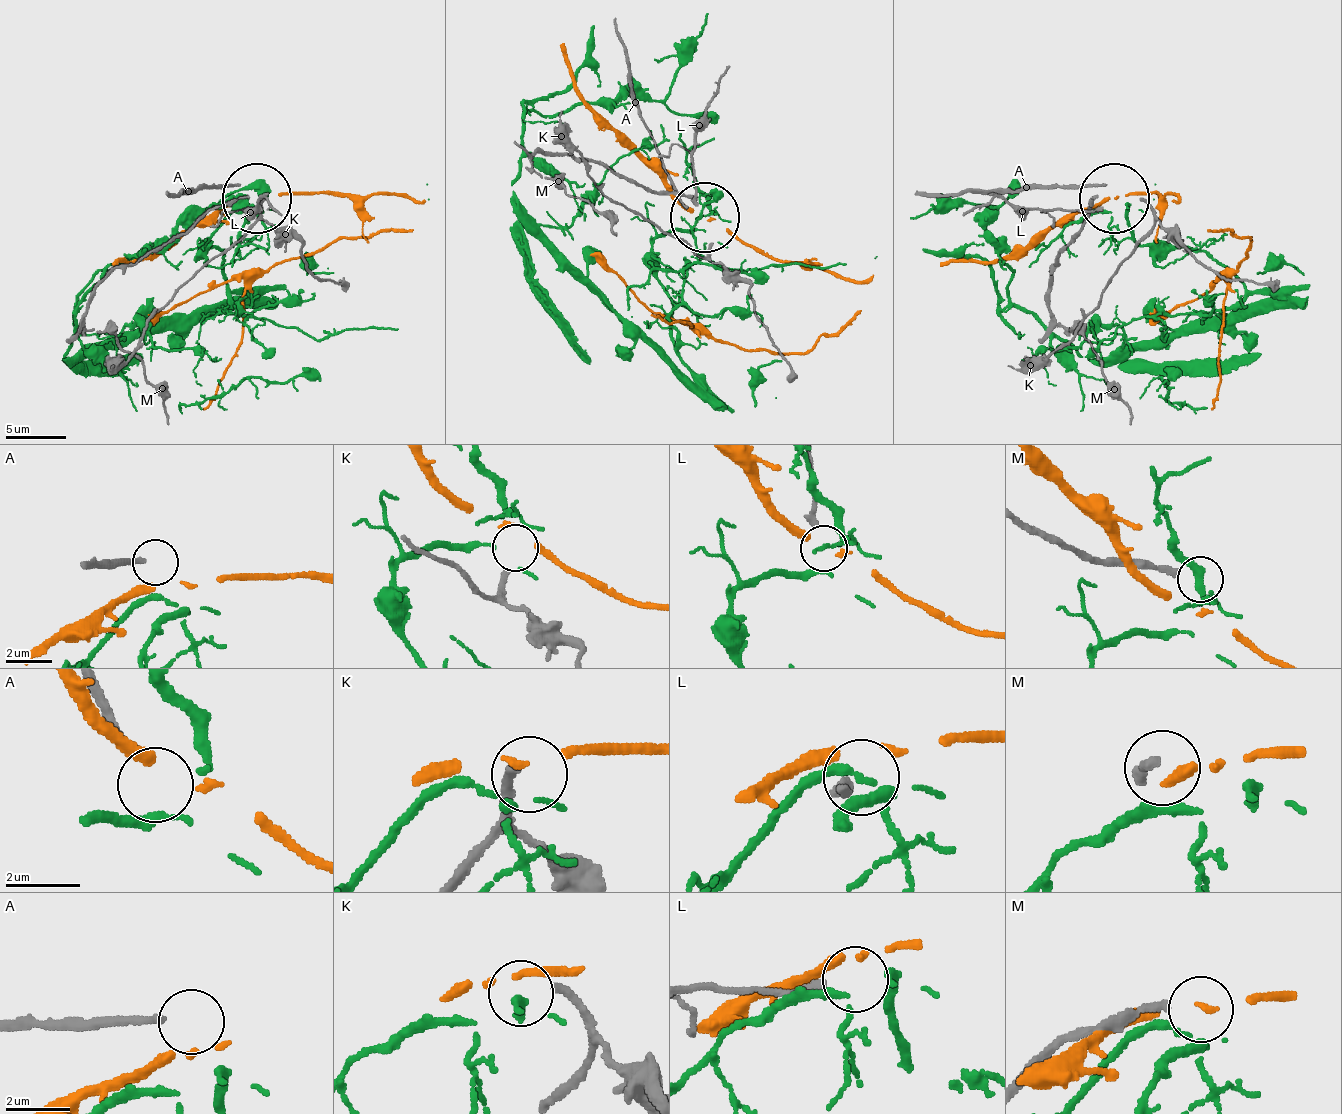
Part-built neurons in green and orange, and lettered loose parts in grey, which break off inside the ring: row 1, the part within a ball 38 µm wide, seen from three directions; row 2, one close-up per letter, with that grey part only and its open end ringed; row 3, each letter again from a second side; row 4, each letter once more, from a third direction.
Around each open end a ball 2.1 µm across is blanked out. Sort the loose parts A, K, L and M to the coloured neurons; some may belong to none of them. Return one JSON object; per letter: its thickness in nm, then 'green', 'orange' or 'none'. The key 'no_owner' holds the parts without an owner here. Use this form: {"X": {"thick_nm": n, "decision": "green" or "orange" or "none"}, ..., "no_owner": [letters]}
{"A": {"thick_nm": 240, "decision": "none"}, "K": {"thick_nm": 280, "decision": "orange"}, "L": {"thick_nm": 320, "decision": "green"}, "M": {"thick_nm": 280, "decision": "none"}, "no_owner": ["A", "M"]}

